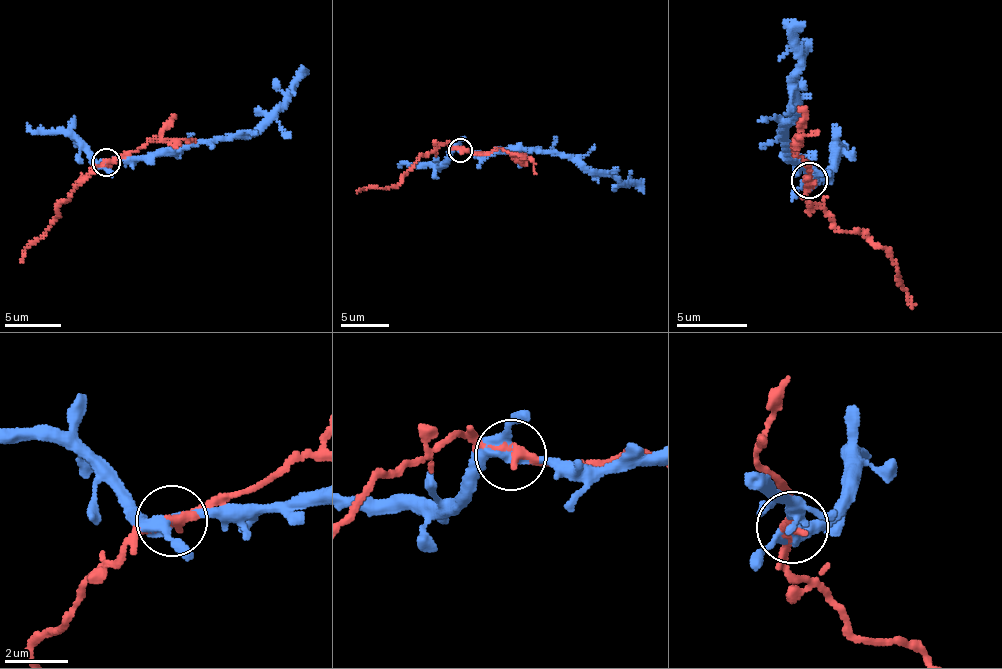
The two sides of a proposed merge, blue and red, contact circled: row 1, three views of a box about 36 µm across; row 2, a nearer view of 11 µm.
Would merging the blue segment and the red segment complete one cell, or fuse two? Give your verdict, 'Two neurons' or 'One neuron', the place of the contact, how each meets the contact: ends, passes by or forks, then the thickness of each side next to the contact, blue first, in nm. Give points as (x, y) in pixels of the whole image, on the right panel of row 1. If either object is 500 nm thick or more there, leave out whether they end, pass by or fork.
Two neurons. Place: (809, 180). At the ring blue forks. At the ring red passes by. Thickness 320 nm (blue) against 260 nm

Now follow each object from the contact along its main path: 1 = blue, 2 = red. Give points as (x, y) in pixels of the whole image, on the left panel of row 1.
1: (107, 163), (241, 138), (284, 101), (301, 65)
2: (107, 163), (86, 173), (20, 262)

